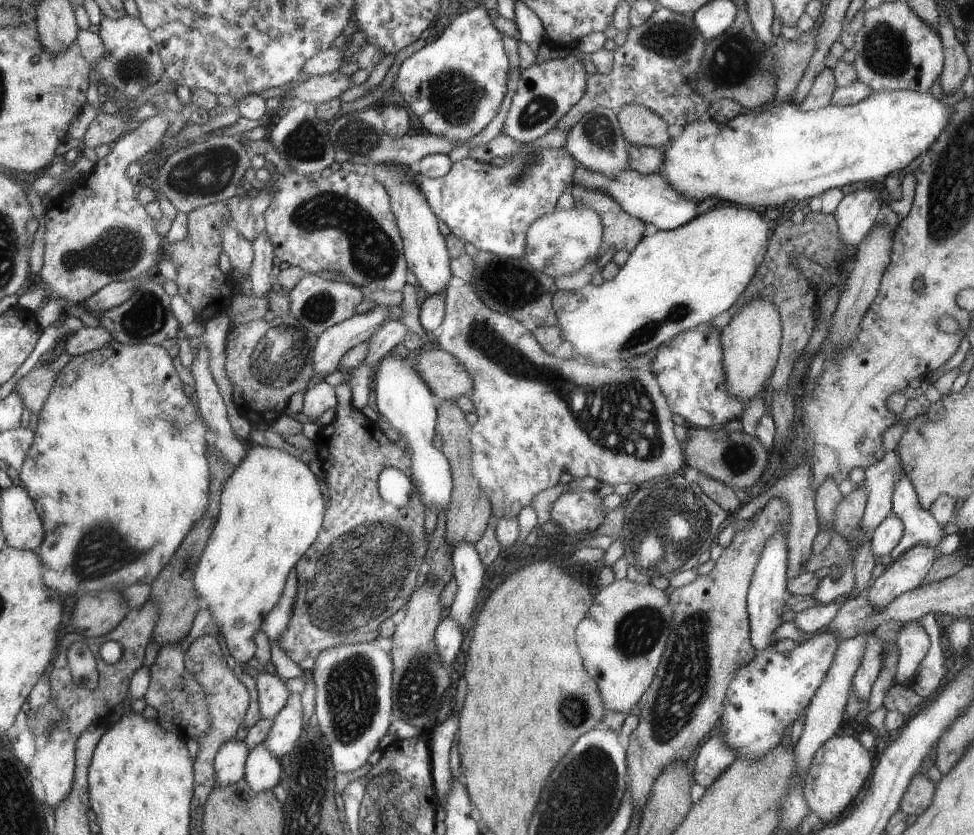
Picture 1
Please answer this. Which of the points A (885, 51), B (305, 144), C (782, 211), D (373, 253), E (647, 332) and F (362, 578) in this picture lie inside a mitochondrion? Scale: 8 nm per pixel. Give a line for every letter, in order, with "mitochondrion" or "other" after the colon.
A: mitochondrion
B: mitochondrion
C: other
D: mitochondrion
E: mitochondrion
F: mitochondrion

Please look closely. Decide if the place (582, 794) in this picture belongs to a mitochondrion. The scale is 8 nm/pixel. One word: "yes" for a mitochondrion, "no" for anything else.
yes

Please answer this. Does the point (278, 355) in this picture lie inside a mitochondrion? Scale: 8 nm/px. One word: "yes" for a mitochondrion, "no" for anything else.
yes

